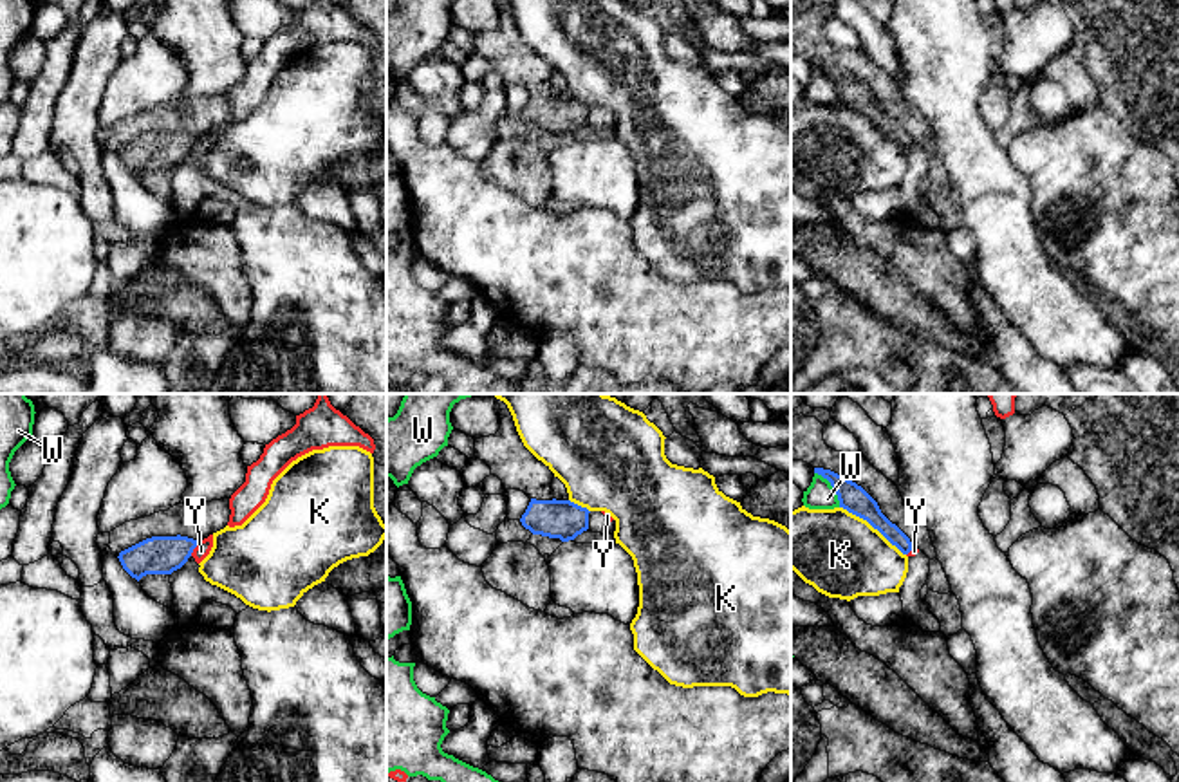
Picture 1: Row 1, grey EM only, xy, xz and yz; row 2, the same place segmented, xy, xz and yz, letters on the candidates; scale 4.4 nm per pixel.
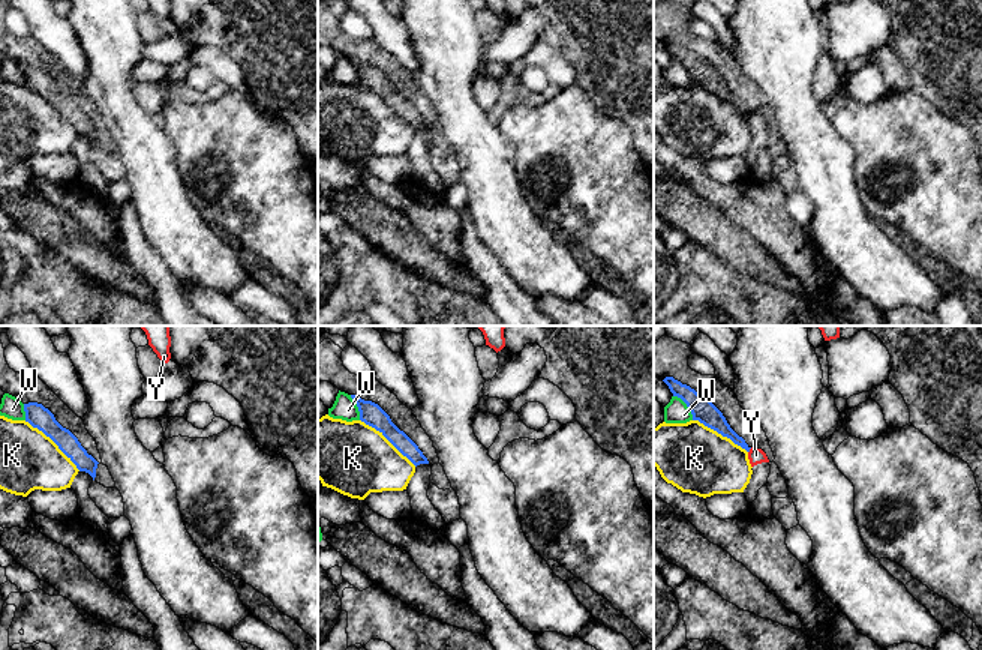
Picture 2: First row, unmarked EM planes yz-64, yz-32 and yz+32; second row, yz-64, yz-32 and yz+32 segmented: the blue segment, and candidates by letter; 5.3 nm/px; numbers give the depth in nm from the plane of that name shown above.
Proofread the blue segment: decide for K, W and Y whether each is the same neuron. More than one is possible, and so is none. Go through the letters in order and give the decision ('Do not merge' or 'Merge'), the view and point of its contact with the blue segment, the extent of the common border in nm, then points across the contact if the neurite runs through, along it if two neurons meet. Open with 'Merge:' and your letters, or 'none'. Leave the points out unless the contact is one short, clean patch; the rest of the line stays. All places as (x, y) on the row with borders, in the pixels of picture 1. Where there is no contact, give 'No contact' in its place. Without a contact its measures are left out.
Merge: none
K: Do not merge. Touches blue at yz (872, 526). Shared border 360 nm. Boundary: yz (840, 506), (865, 519), (905, 555)
W: Do not merge. Touches blue at yz (833, 486). Shared border 200 nm. Boundary: yz (815, 472), (829, 483), (840, 506)
Y: Do not merge. Touches blue at xy (194, 548). Shared border 80 nm. Boundary: xy (199, 542), (190, 555)

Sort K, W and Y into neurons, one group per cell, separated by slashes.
K / W / Y

